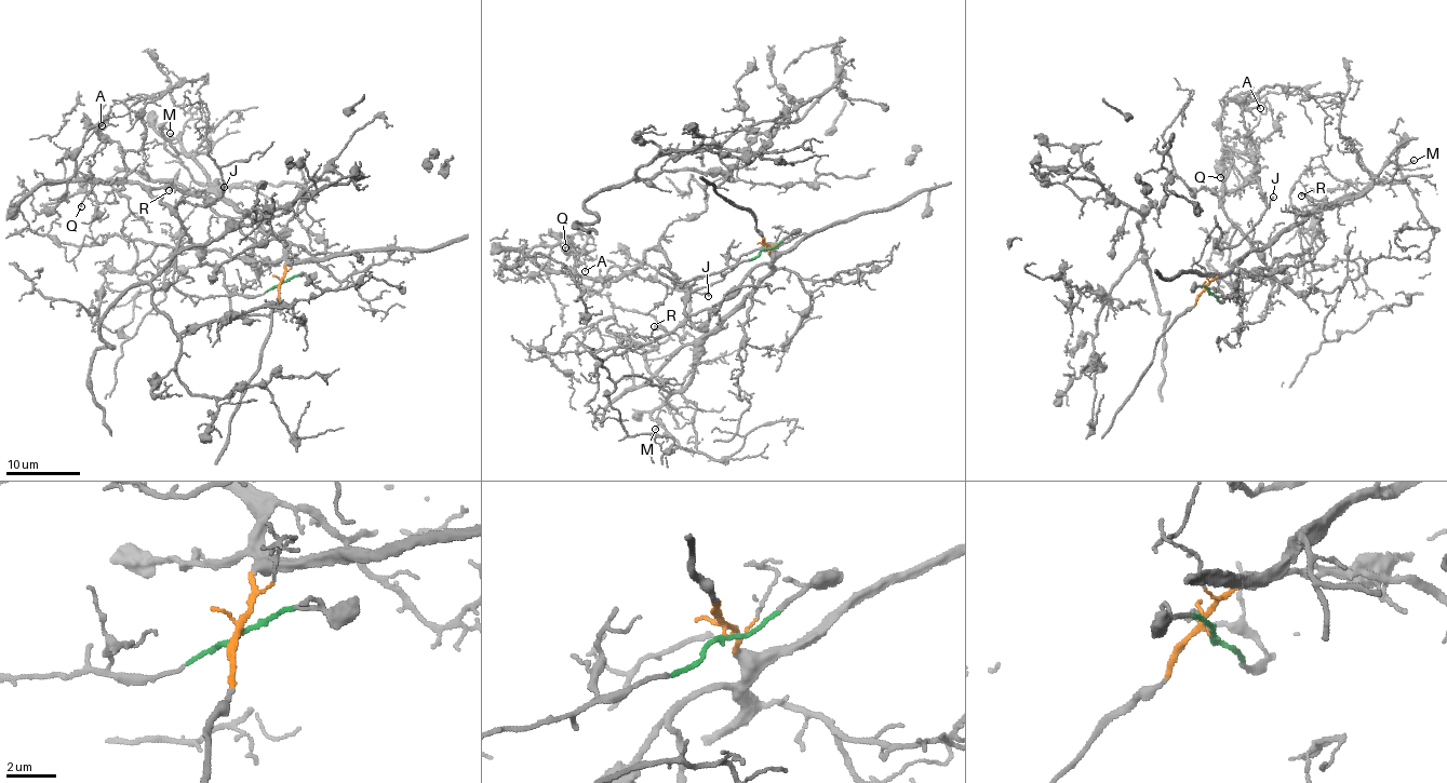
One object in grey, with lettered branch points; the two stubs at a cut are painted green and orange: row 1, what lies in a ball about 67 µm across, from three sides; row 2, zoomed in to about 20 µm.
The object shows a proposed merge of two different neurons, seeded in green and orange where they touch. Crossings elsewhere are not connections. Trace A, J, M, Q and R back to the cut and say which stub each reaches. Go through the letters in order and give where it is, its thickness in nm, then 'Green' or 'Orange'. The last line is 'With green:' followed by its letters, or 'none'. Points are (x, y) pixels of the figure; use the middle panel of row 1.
A: Place: (585, 271). Thickness 80 nm. Green
J: Place: (708, 296). Thickness 120 nm. Green
M: Place: (655, 429). Thickness 120 nm. Orange
Q: Place: (565, 247). Thickness 110 nm. Green
R: Place: (654, 326). Thickness 110 nm. Orange
With green: A, J, Q

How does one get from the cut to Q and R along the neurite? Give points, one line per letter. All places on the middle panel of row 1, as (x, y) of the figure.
Q: (765, 248), (674, 282), (658, 271), (668, 265), (659, 251), (616, 280), (583, 278), (565, 246)
R: (765, 246), (771, 254), (771, 273), (709, 332), (691, 343), (683, 343), (675, 334), (654, 326)

